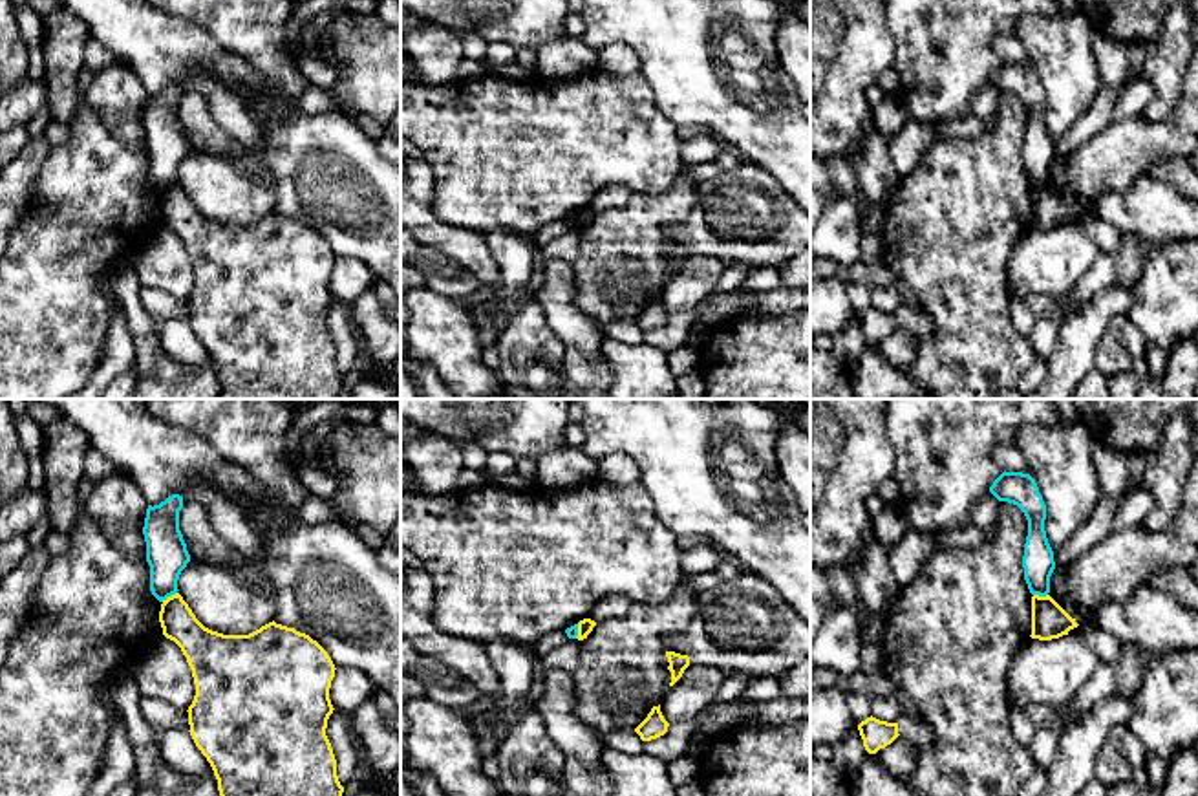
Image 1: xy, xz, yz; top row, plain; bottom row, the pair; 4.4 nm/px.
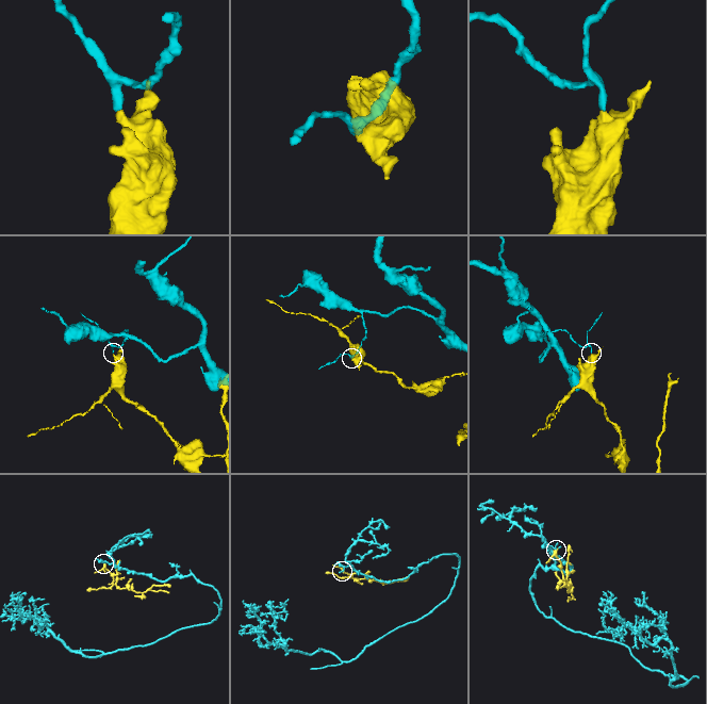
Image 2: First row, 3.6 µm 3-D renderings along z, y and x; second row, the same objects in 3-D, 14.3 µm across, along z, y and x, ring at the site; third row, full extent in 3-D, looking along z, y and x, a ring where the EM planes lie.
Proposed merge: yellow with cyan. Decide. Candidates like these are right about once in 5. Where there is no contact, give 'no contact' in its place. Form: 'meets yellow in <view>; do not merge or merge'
meets yellow in xy; do not merge

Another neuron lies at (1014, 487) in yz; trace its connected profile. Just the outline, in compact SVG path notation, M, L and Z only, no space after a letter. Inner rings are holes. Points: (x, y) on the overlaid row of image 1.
M1004 470L993 481L989 492L999 501L1013 503L1024 512L1028 520L1022 556L1024 580L1032 595L1046 597L1055 562L1044 531L1046 505L1035 479L1030 474Z

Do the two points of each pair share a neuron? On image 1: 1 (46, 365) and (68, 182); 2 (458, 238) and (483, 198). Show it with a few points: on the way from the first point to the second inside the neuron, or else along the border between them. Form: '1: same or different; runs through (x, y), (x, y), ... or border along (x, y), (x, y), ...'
1: same; runs through (46, 319), (48, 291), (64, 249), (64, 227)
2: different; border along (430, 200), (432, 211), (441, 220), (483, 235)

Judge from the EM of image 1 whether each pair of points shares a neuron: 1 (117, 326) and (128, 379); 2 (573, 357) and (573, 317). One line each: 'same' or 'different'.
1: different
2: different

